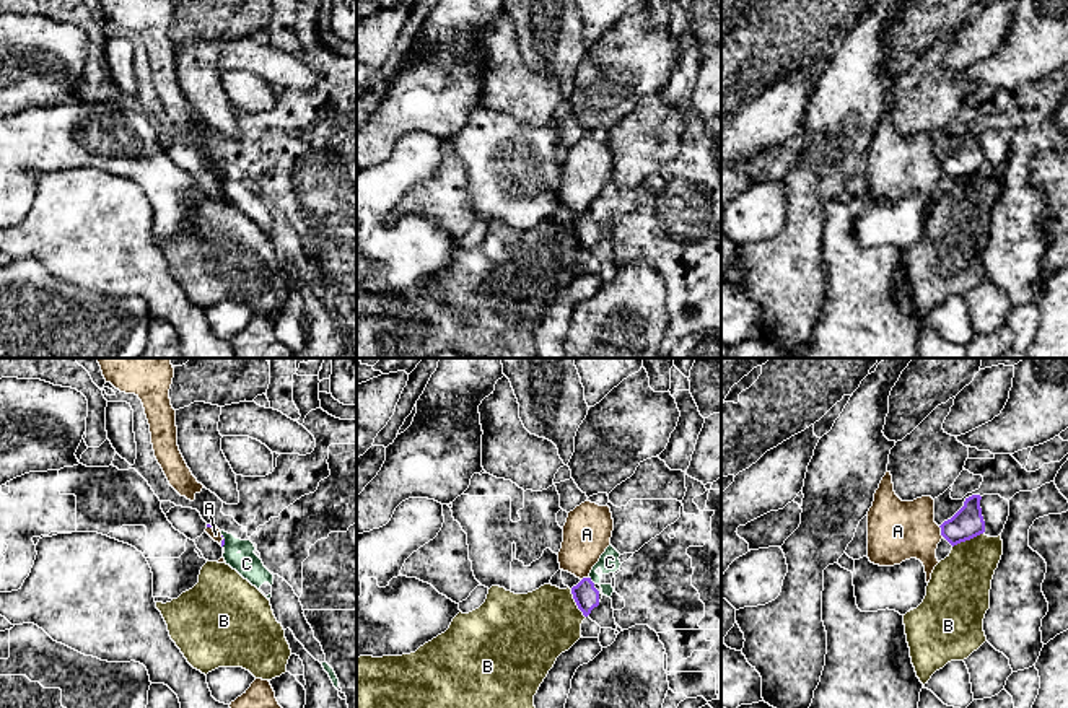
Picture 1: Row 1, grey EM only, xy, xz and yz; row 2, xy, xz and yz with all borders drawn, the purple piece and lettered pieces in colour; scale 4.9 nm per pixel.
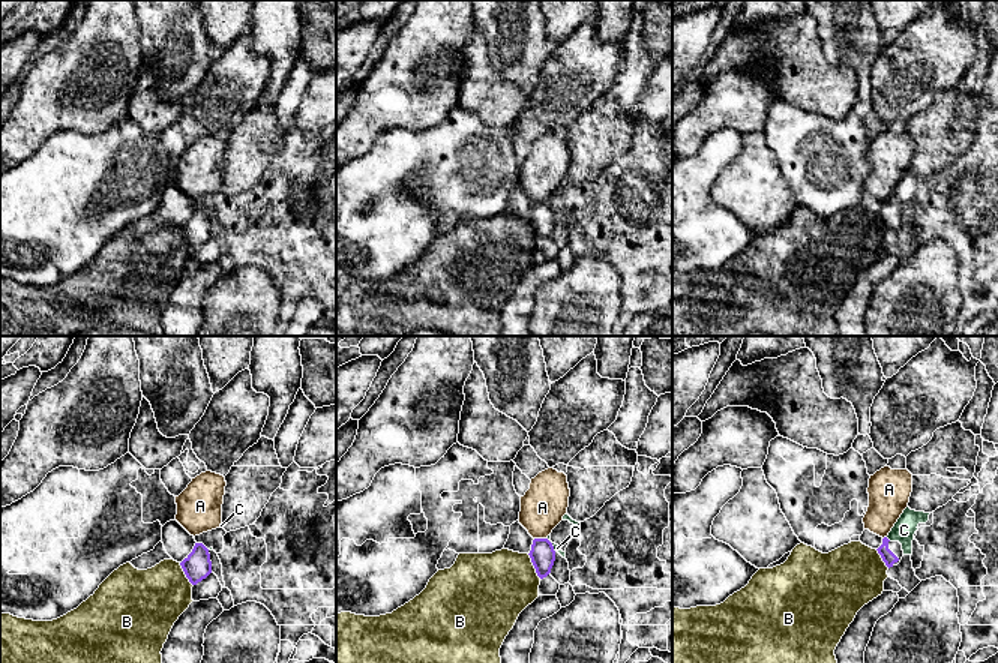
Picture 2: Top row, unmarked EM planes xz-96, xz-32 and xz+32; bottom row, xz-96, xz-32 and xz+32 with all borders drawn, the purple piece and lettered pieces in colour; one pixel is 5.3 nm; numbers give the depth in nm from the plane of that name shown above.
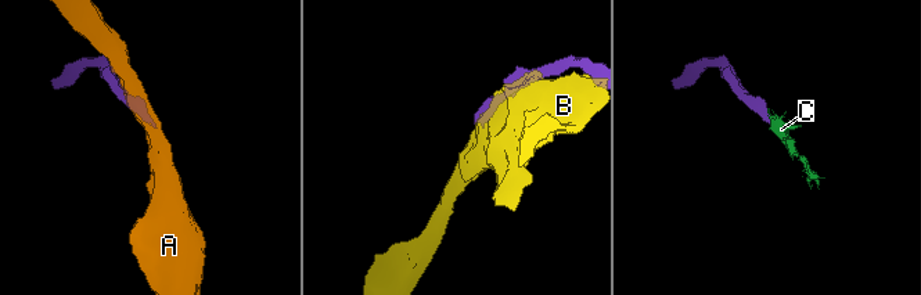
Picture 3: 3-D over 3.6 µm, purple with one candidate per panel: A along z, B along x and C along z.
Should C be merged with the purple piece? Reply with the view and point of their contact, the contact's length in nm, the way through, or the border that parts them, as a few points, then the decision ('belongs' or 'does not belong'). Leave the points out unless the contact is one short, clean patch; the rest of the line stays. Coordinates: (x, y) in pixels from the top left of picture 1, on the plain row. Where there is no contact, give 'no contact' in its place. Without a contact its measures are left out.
xz (590, 215) | 50 nm | belongs

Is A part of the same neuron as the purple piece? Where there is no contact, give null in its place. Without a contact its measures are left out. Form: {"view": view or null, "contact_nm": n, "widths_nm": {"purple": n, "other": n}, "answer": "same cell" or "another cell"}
{"view": "yz", "contact_nm": 60, "widths_nm": {"purple": 160, "other": 300}, "answer": "another cell"}

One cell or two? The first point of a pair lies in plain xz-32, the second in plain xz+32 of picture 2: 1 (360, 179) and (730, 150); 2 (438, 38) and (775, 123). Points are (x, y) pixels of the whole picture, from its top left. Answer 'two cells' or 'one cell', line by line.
1: one cell
2: two cells

